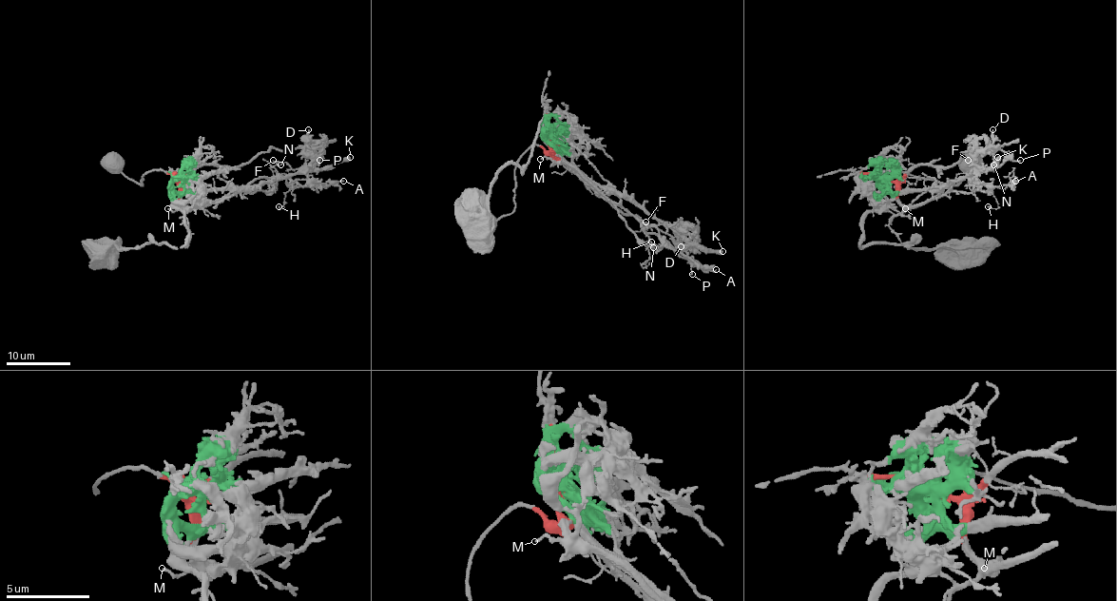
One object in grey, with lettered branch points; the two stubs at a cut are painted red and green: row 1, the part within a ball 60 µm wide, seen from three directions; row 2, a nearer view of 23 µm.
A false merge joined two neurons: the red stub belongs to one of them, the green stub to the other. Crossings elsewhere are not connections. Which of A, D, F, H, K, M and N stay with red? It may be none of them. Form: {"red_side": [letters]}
{"red_side": ["A", "F", "H", "M", "N"]}

